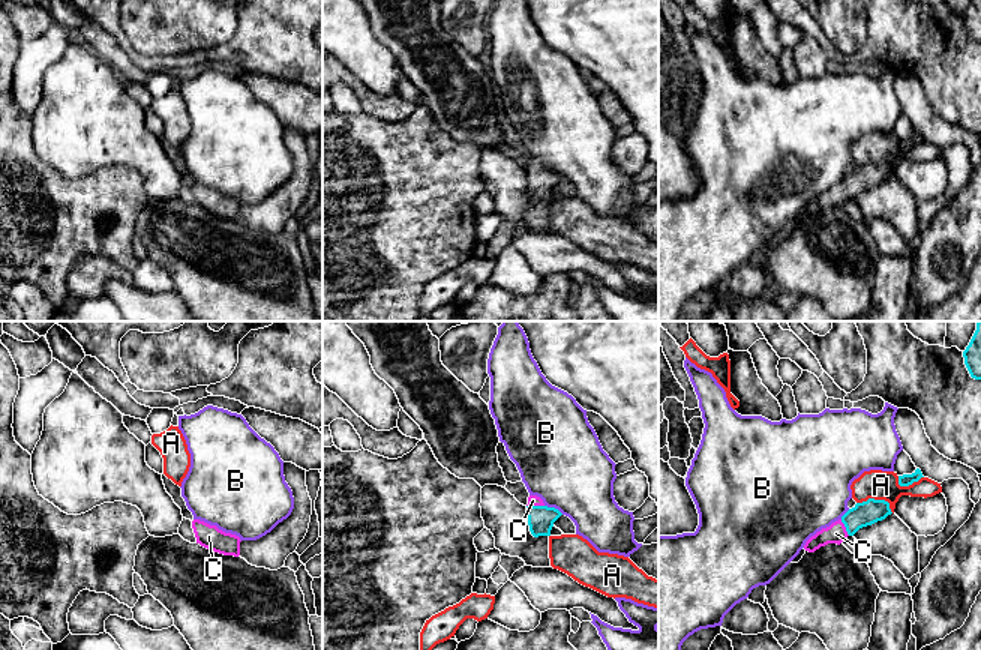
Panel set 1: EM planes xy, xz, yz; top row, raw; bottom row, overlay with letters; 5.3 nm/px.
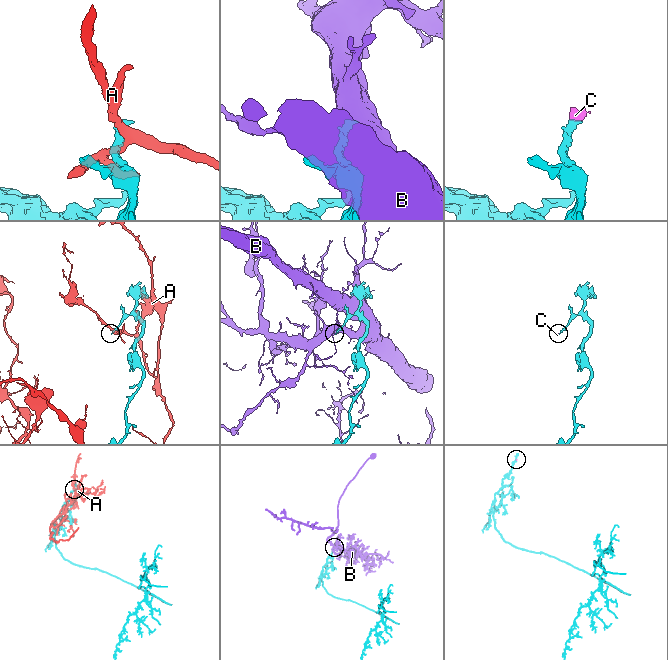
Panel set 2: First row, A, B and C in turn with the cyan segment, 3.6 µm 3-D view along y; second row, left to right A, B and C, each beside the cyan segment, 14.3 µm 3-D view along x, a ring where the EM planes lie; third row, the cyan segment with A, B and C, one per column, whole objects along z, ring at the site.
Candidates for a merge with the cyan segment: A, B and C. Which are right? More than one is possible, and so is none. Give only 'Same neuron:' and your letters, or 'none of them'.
Same neuron: C

